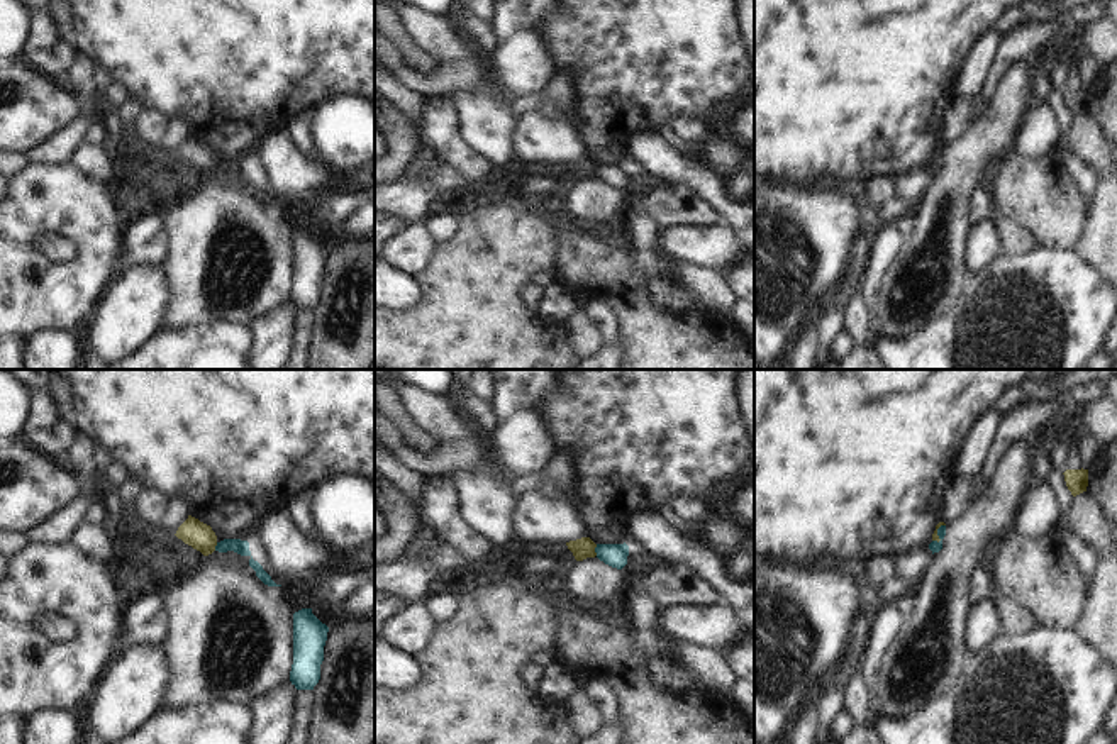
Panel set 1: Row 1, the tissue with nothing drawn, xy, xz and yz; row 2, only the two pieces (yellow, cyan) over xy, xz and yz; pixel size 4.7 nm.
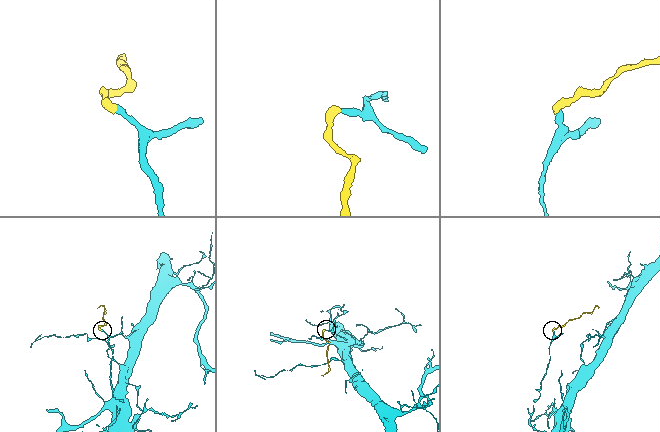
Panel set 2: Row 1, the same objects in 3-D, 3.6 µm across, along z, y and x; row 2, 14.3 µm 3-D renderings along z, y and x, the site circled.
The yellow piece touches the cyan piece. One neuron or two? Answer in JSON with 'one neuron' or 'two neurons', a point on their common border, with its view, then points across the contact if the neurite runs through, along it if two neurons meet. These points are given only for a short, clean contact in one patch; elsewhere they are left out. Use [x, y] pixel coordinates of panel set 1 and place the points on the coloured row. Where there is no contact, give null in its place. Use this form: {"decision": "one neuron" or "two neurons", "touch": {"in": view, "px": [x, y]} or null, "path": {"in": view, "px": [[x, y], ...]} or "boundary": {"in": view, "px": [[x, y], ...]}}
{"decision": "two neurons", "touch": {"in": "xz", "px": [594, 549]}, "boundary": {"in": "xz", "px": [[597, 544], [595, 555]]}}

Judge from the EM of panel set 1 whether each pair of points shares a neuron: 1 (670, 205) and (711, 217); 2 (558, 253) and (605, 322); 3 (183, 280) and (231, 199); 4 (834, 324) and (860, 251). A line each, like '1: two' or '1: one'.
1: one
2: two
3: one
4: one

